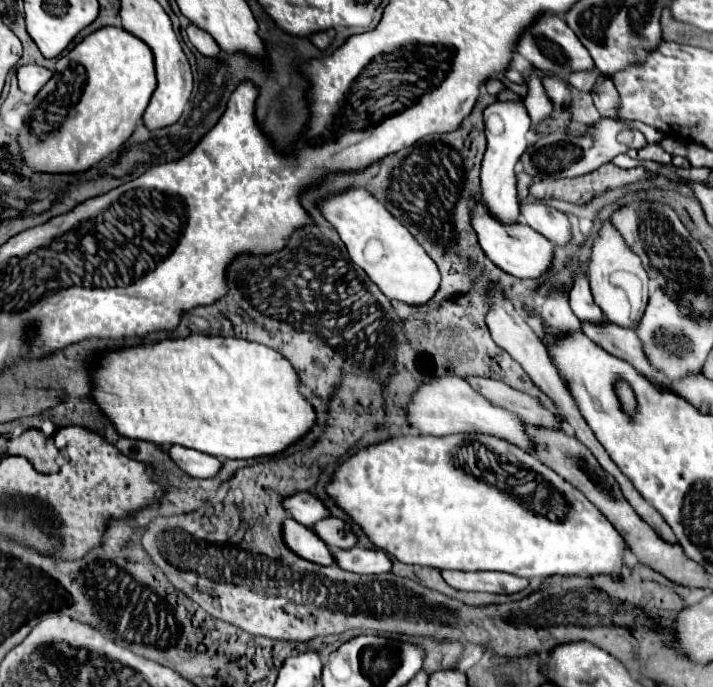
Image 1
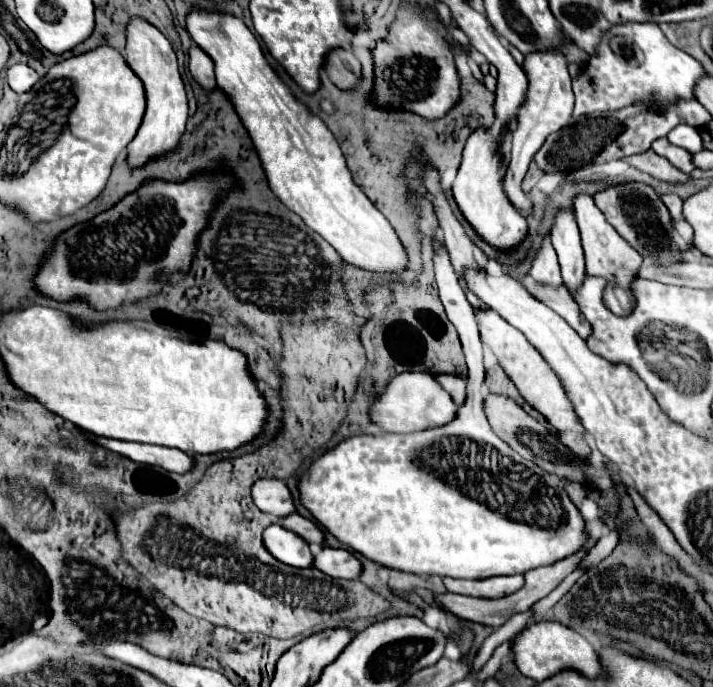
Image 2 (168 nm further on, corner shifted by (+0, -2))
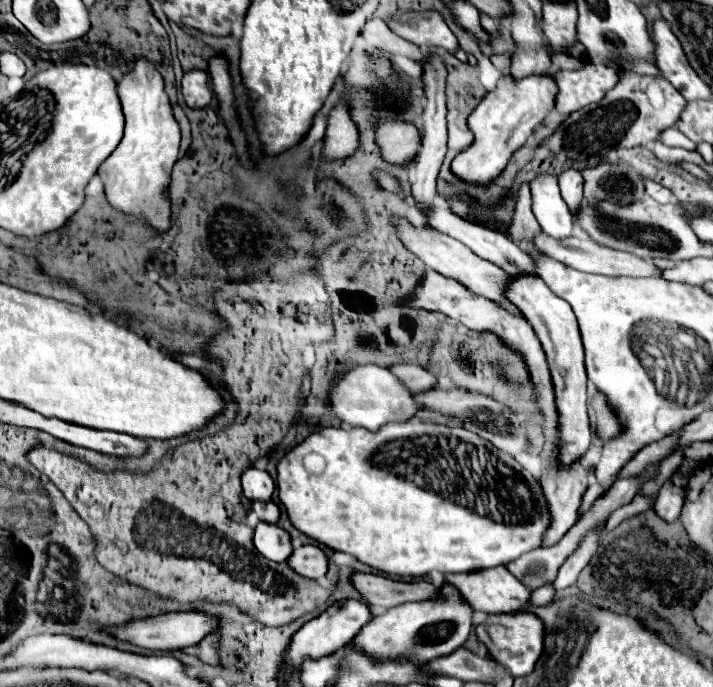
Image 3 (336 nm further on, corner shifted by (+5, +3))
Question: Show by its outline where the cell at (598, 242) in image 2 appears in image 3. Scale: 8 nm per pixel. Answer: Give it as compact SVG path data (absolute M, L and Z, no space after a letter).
M566 170L560 174L558 178L560 190L562 190L562 198L568 204L570 212L576 214L582 208L584 196L582 196L582 174L576 170Z

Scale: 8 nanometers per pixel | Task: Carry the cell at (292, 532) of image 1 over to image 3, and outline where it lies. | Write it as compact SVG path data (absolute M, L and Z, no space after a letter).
M258 522L256 524L256 536L254 536L254 546L258 552L272 560L272 562L286 562L288 556L294 552L290 534L280 528L278 524L268 524L268 522Z

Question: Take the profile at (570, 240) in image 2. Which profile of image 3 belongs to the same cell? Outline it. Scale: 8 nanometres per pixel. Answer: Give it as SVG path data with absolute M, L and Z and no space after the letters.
M542 174L530 182L532 210L542 230L552 238L568 238L574 234L572 212L560 196L558 178Z

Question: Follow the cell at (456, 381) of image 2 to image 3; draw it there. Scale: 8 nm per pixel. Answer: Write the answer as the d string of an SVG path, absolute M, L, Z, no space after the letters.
M396 364L390 370L400 380L404 380L414 392L428 392L428 390L436 388L436 384L438 384L438 376L434 376L426 368L414 366L414 364Z

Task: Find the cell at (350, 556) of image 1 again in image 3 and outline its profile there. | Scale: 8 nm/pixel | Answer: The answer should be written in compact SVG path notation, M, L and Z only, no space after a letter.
M306 544L292 552L288 564L306 578L322 578L328 572L328 556L316 544Z

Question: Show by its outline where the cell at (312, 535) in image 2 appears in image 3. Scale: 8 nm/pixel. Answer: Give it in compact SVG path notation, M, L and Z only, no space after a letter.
M254 502L252 510L256 512L256 516L262 522L270 522L270 524L278 524L280 520L280 508L274 502Z

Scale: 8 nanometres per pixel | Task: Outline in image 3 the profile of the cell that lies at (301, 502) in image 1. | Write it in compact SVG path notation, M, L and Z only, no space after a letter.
M250 468L242 474L242 492L250 502L268 502L274 494L274 482L270 482L270 474L266 470Z

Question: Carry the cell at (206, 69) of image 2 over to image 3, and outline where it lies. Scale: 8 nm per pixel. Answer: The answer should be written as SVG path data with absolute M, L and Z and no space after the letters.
M200 68L188 70L182 78L182 94L188 106L204 108L212 102L212 90L208 86L208 74Z

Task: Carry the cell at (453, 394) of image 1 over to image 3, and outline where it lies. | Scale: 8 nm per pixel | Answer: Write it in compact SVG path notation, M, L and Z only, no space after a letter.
M374 364L356 366L338 380L338 386L332 388L332 408L342 422L368 430L378 430L390 422L408 422L416 418L416 412L420 412L414 392L402 380L396 380L388 368Z

